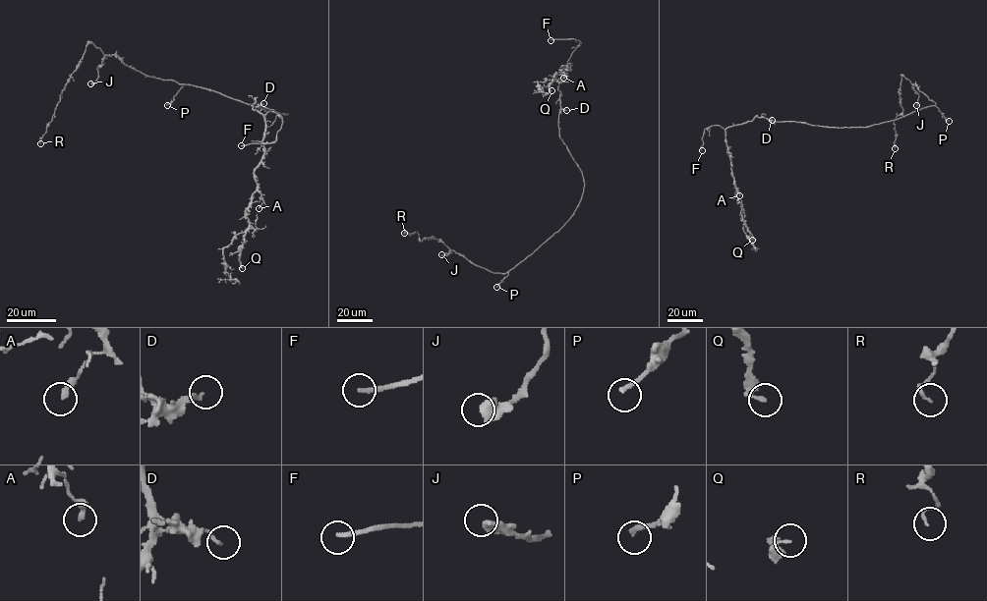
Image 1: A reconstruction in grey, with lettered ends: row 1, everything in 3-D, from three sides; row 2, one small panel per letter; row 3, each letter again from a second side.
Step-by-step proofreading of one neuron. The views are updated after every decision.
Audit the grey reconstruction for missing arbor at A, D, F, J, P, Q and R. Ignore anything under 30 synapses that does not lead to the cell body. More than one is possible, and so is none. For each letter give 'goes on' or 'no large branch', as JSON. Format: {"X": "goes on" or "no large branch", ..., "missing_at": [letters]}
{"A": "no large branch", "D": "no large branch", "F": "goes on", "J": "goes on", "P": "goes on", "Q": "no large branch", "R": "no large branch", "missing_at": ["F", "J", "P"]}

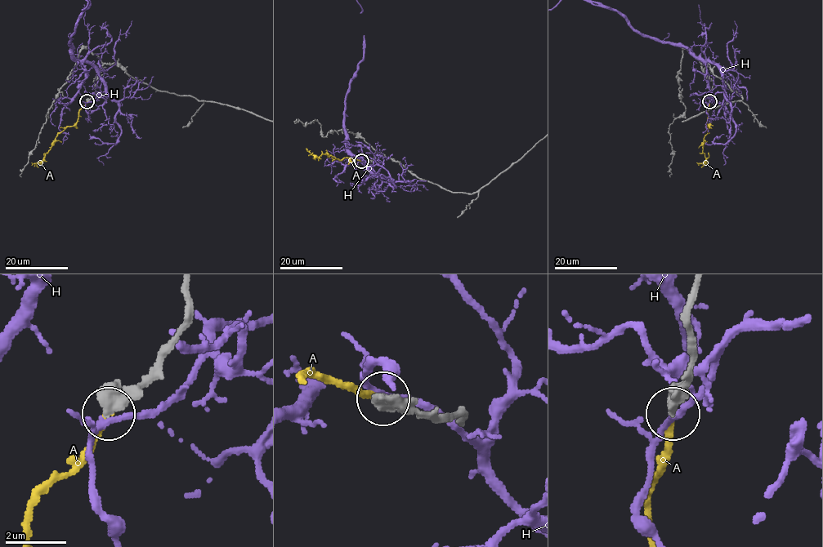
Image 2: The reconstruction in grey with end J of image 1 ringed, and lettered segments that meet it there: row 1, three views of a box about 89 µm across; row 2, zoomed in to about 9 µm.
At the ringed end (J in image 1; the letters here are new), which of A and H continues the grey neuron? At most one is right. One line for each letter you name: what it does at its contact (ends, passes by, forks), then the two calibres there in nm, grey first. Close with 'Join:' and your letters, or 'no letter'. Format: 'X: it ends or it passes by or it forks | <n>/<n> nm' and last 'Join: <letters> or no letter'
A: it ends | 500/170 nm
Join: A

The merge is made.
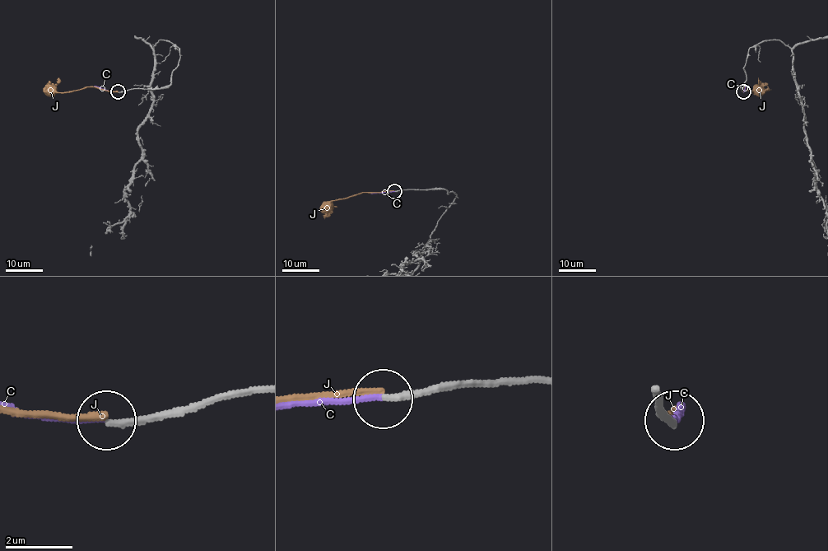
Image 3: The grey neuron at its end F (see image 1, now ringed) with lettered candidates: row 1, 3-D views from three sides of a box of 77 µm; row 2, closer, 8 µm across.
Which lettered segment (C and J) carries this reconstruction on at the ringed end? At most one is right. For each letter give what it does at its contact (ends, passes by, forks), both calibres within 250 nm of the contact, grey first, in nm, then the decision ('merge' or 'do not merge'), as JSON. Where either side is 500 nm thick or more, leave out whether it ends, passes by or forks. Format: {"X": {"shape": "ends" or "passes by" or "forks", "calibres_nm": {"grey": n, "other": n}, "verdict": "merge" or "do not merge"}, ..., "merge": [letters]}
{"C": {"shape": "ends", "calibres_nm": {"grey": 220, "other": 160}, "verdict": "do not merge"}, "J": {"shape": "ends", "calibres_nm": {"grey": 220, "other": 220}, "verdict": "do not merge"}, "merge": []}

